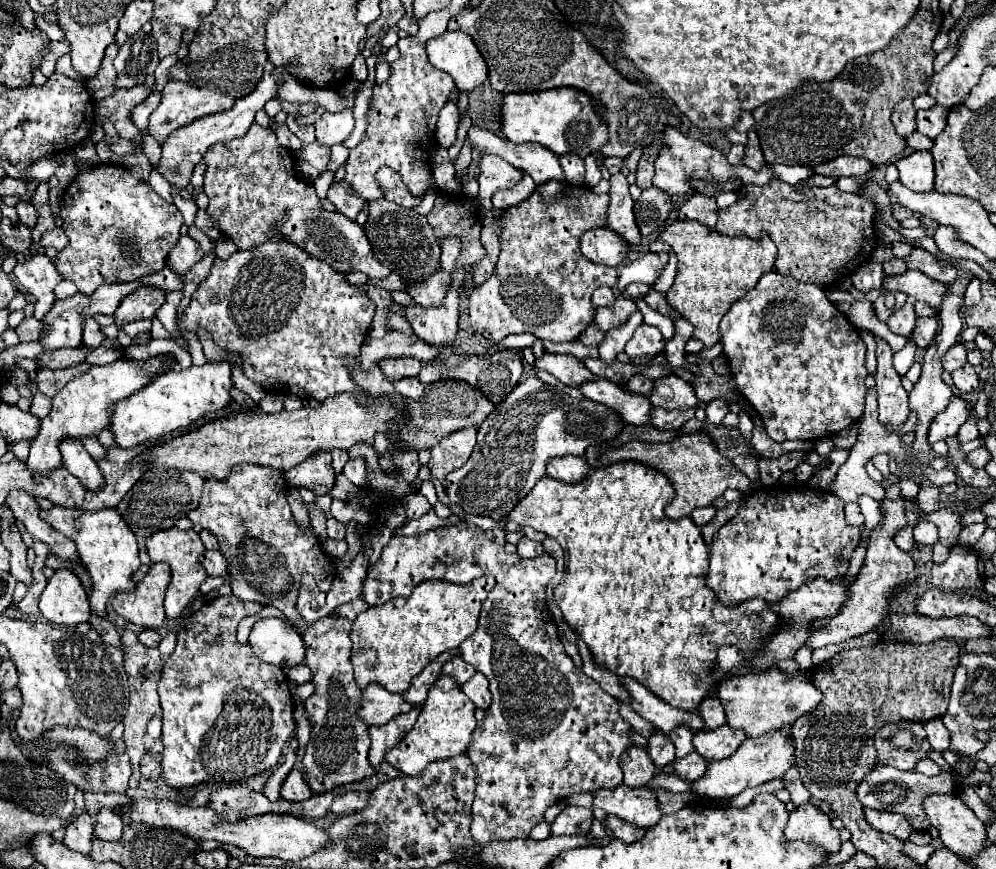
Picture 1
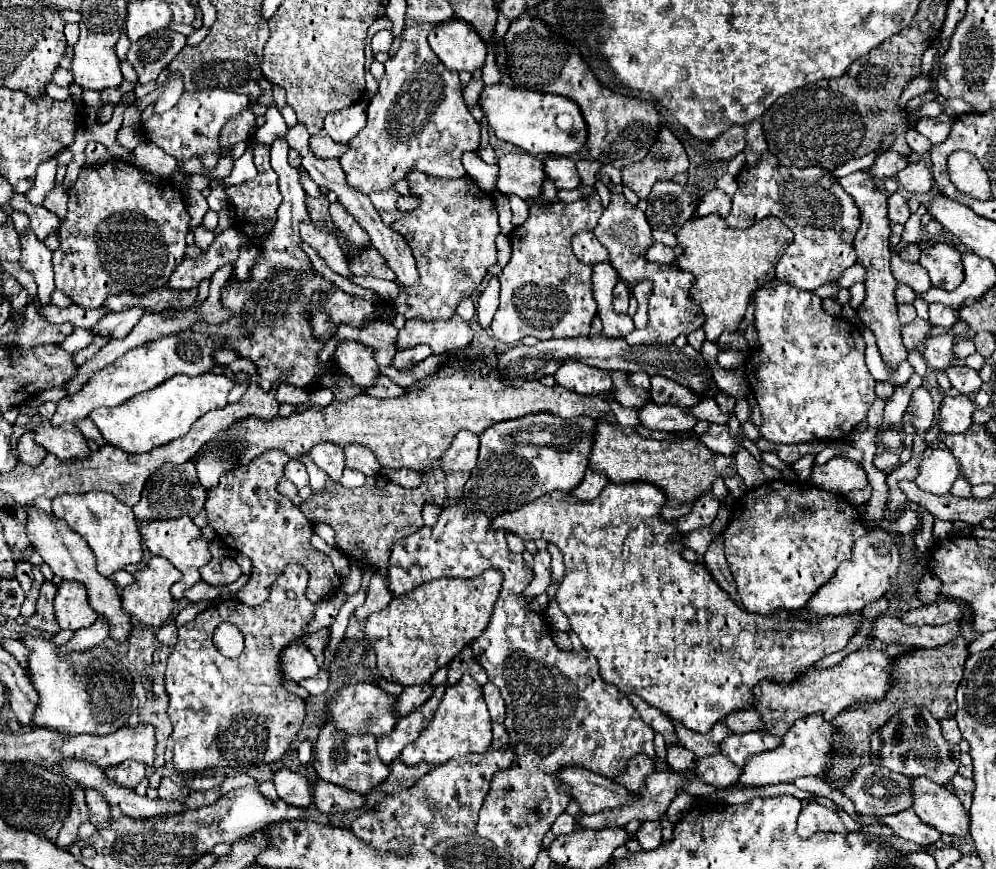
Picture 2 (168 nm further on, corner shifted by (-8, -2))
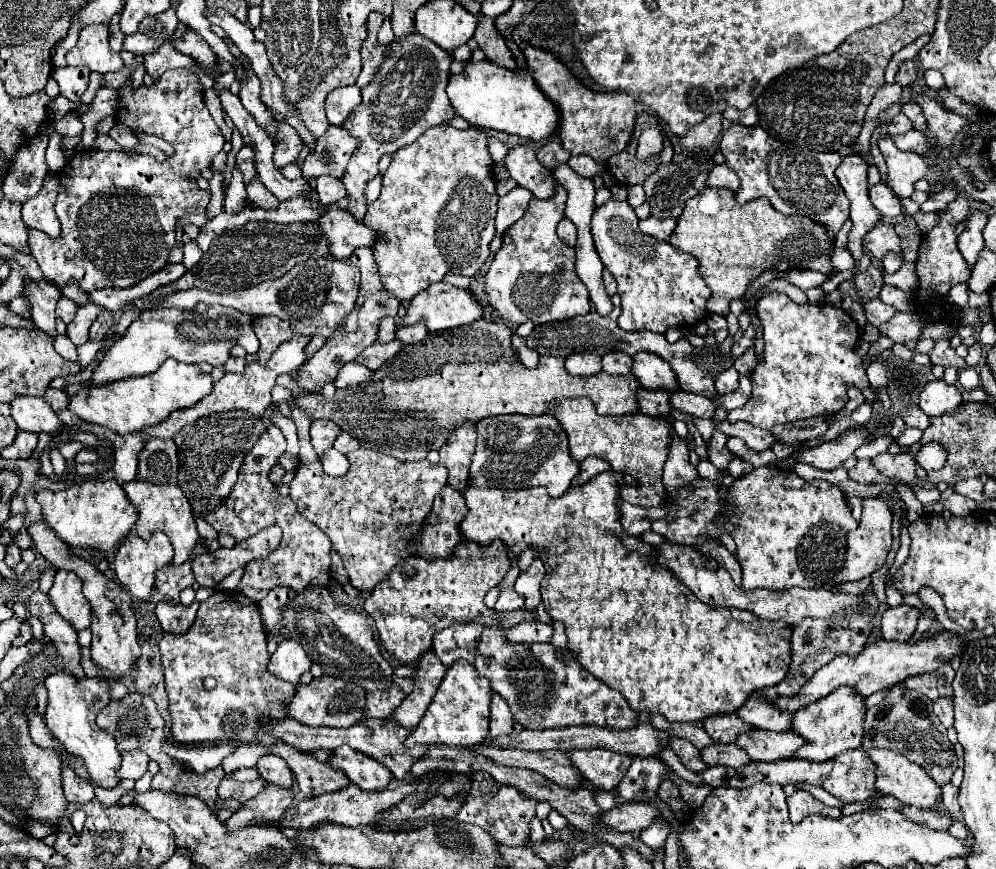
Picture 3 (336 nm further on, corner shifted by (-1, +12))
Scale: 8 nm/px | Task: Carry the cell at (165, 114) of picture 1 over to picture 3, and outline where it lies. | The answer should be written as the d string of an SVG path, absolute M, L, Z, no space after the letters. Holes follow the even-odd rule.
M169 70L151 88L131 90L119 88L119 122L127 124L133 133L156 135L167 141L175 150L165 162L157 162L153 156L133 156L127 152L101 152L83 150L75 154L67 166L59 172L59 194L55 212L61 222L61 236L51 238L45 232L31 232L31 254L39 262L45 278L57 288L77 282L83 292L97 288L129 288L167 264L169 252L175 246L175 222L186 214L205 212L211 196L199 190L195 178L199 170L209 166L217 152L223 150L225 138L221 136L213 116L205 106L205 90L199 78L189 70Z

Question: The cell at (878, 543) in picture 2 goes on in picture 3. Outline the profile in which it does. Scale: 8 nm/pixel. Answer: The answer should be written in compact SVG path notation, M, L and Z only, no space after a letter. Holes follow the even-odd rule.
M867 498L863 502L863 516L859 520L859 528L847 534L847 560L845 560L843 568L827 584L829 588L871 576L875 570L879 570L885 564L885 558L891 550L891 522L893 522L893 516L891 516L889 504L885 500Z

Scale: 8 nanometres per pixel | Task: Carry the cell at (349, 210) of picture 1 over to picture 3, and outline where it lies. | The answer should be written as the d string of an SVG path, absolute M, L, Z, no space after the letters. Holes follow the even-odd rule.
M335 204L323 206L319 224L329 242L331 256L337 260L349 258L359 246L375 244L375 232L363 222L357 222L351 212L345 212Z

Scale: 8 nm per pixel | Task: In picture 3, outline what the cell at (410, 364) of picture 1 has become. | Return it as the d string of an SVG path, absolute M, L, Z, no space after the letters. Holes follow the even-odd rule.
M413 324L413 326L401 326L397 330L397 340L403 344L417 344L427 336L425 324Z

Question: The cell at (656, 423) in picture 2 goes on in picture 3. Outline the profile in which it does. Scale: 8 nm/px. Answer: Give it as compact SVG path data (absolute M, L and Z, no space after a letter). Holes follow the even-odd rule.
M683 390L671 394L671 408L697 416L697 418L713 418L715 414L715 406L709 398L697 396L691 392L683 392Z

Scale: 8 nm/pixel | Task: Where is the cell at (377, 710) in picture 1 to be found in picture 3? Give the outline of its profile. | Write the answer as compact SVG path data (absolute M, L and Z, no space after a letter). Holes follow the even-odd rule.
M323 674L321 678L313 678L311 684L299 684L293 700L289 700L287 708L289 716L301 720L309 726L335 726L349 728L361 720L365 720L365 690L357 684L341 682L339 678Z

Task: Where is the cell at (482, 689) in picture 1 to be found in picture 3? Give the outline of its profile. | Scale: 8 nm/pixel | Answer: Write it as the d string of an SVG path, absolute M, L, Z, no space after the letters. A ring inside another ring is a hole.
M493 692L491 694L491 724L489 724L489 736L501 736L509 734L513 728L513 716L509 712L509 706L505 700Z

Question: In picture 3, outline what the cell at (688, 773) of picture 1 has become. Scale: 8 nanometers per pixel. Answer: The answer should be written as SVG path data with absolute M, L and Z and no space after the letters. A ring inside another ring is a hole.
M713 744L701 750L701 758L707 766L729 766L729 768L739 768L741 764L749 762L749 756L745 750L737 748L735 744Z

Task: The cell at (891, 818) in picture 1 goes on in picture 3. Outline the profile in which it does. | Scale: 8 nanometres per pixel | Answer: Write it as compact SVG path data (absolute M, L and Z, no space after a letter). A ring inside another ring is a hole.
M903 806L899 808L907 820L913 820L917 824L925 824L933 830L947 830L951 826L951 816L943 810L921 810L921 808L913 808L913 806Z

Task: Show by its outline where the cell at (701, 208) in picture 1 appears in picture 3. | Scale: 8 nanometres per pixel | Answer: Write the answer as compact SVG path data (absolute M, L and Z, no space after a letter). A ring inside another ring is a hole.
M723 164L723 166L715 166L711 172L709 172L709 178L707 178L707 186L709 188L727 188L727 190L737 190L739 188L739 180L737 176L733 176L733 172L729 172L729 168Z

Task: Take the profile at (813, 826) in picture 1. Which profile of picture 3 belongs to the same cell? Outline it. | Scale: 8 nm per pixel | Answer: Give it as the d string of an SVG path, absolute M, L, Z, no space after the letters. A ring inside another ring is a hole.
M797 790L793 796L787 798L787 806L789 806L789 814L791 814L791 822L801 822L805 816L809 814L823 814L829 818L839 818L841 810L839 808L829 808L823 802L815 800L809 792L805 790Z

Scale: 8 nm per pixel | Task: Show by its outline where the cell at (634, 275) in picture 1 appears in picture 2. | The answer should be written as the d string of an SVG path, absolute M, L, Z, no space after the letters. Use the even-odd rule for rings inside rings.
M654 242L648 252L646 252L646 258L652 260L652 262L660 262L660 264L670 264L676 260L676 256L680 254L680 246L664 246L660 242Z

